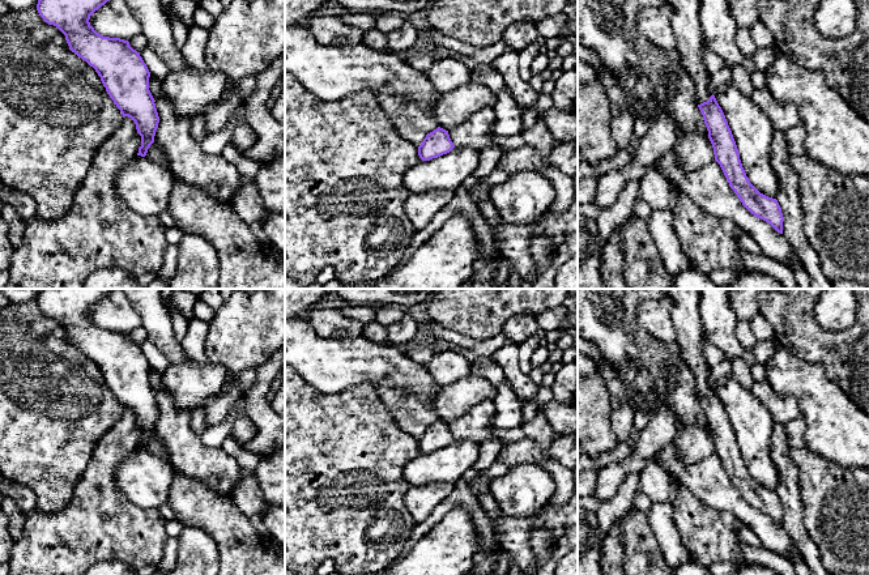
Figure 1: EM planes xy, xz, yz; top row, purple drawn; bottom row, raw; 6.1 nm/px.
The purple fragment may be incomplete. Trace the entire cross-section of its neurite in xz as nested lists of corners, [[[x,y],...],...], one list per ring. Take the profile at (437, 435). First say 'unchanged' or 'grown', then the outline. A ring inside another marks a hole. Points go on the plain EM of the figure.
unchanged | [[[438,419],[426,427],[418,439],[418,448],[422,453],[430,453],[450,446],[453,440],[455,438],[450,431],[448,423]]]

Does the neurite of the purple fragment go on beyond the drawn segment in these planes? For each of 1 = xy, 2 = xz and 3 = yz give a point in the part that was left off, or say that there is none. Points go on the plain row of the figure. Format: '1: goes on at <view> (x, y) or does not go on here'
1: does not go on here
2: does not go on here
3: does not go on here

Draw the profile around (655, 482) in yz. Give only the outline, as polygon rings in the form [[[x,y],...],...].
[[[653,460],[639,473],[638,489],[648,497],[652,503],[673,504],[677,499],[680,485],[656,460]]]

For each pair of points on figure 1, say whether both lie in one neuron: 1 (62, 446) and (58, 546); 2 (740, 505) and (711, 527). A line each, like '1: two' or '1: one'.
1: two
2: two

